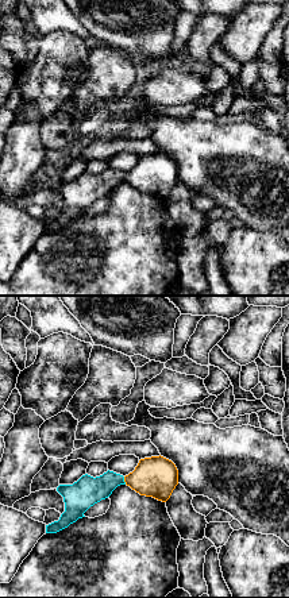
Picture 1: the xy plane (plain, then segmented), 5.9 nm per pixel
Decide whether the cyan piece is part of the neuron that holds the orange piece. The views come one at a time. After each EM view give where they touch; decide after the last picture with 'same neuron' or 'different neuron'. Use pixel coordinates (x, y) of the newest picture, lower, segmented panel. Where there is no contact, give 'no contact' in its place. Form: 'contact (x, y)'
contact (124, 481)

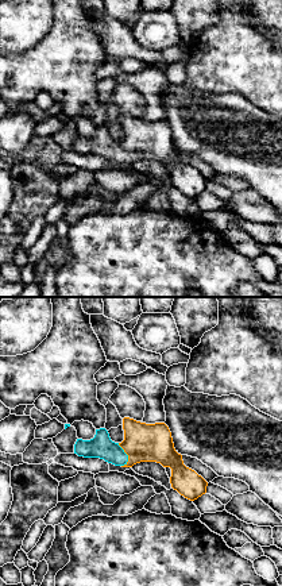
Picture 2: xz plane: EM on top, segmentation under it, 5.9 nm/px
contact (127, 454)

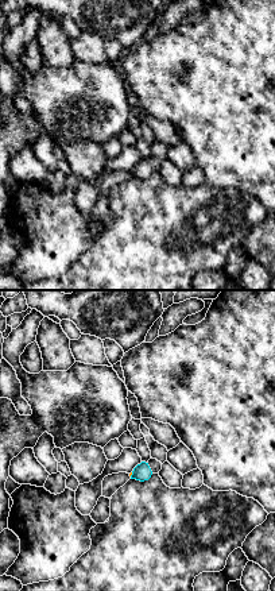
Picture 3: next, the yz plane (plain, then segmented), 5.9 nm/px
contact (131, 474)

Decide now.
same neuron

